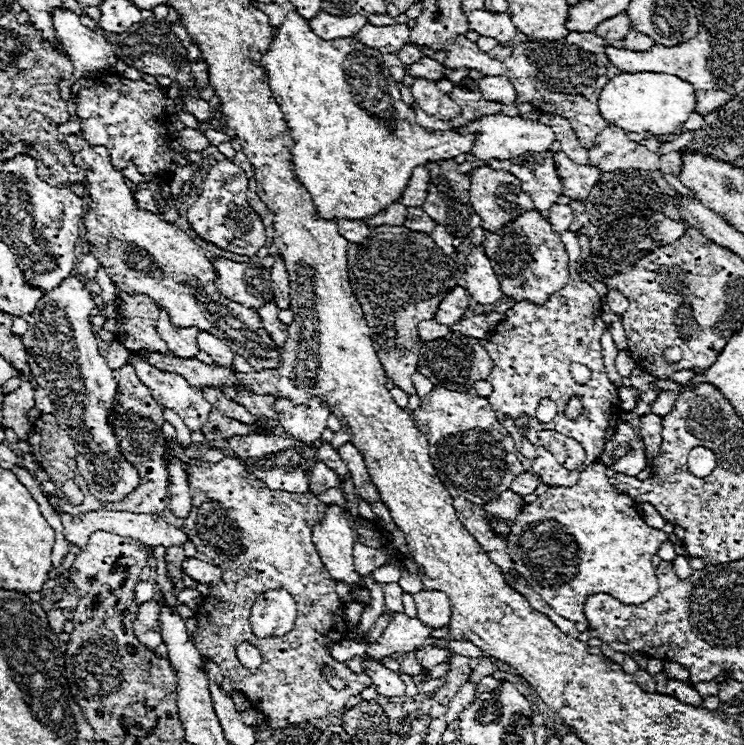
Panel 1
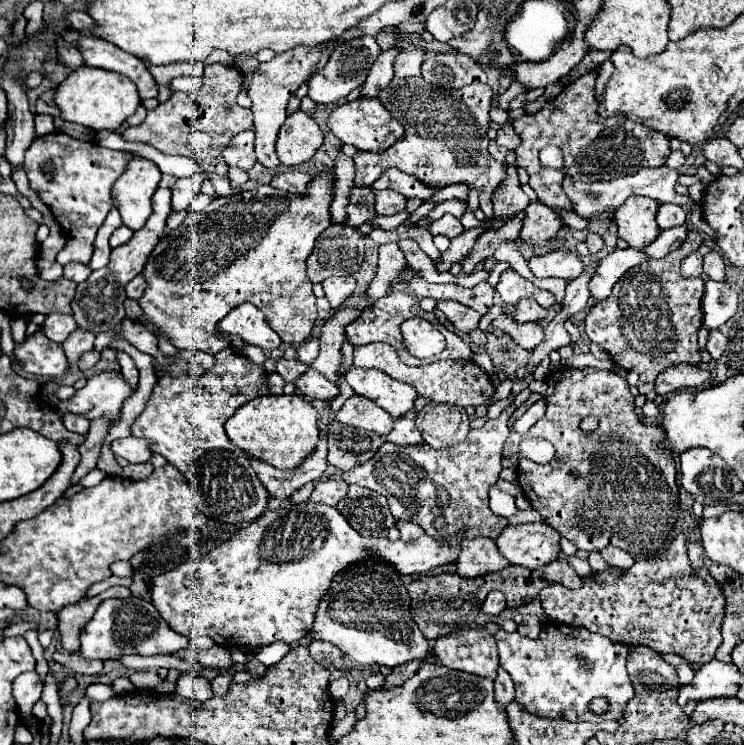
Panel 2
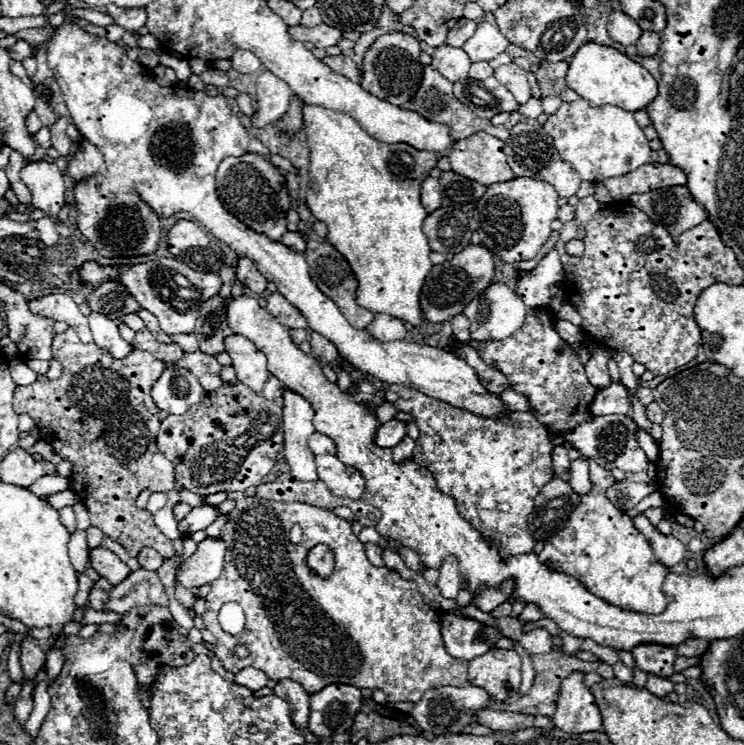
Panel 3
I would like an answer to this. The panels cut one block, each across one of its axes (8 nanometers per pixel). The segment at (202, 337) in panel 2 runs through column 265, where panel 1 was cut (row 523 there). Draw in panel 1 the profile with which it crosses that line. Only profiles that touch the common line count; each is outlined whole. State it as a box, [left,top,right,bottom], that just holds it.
[186,458,372,728]

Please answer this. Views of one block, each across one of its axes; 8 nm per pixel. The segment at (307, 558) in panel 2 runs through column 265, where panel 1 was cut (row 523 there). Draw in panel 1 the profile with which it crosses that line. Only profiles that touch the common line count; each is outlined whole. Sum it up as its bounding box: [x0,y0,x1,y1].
[508,462,676,632]

